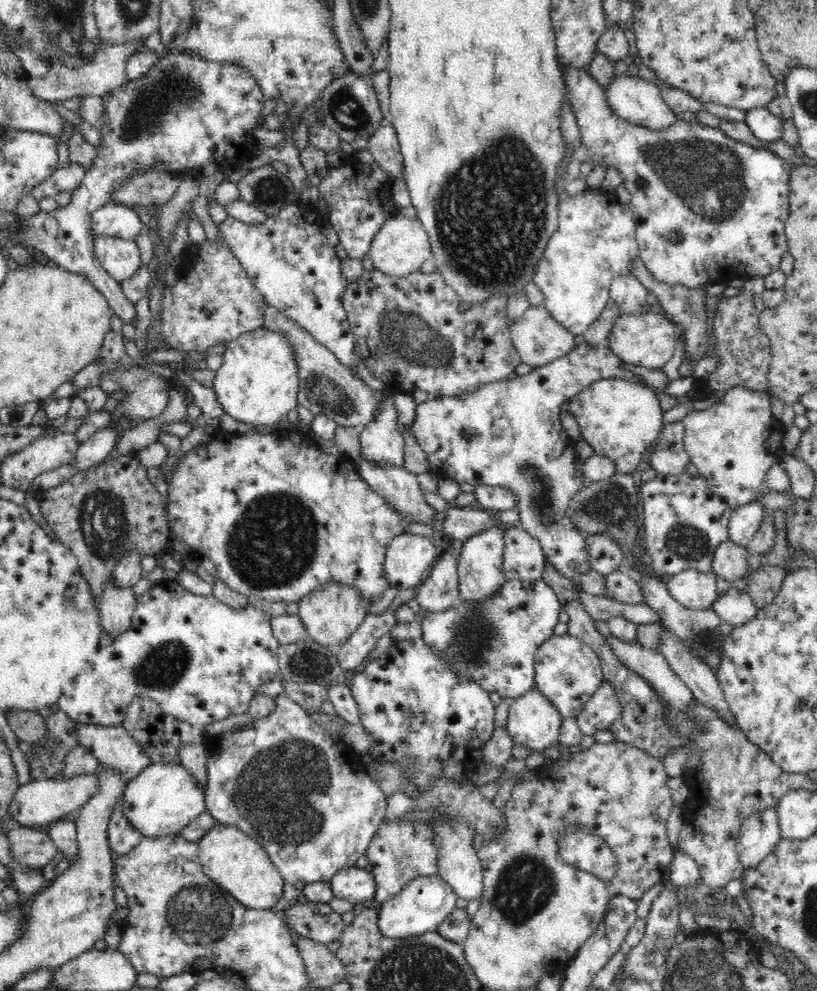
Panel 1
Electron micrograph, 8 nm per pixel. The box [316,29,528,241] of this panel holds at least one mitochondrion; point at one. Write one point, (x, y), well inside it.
(349, 113)

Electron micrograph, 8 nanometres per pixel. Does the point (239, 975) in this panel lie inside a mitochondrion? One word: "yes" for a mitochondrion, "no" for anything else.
no

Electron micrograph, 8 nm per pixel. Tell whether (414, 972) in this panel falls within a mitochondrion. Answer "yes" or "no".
yes

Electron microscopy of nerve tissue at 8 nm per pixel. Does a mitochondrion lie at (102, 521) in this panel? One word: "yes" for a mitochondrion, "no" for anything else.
yes

